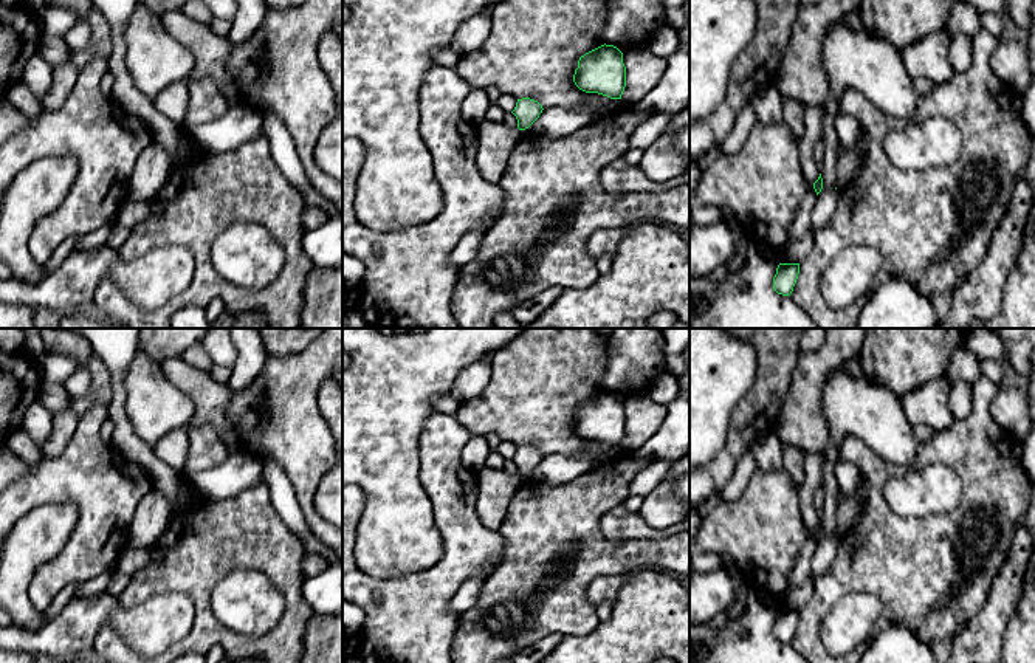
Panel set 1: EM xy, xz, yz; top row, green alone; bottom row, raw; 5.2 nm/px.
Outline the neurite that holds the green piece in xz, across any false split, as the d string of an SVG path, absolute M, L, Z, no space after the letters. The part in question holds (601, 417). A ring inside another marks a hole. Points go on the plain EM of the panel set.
M606 390L586 400L578 407L573 429L586 440L621 446L626 434L623 400L617 393Z

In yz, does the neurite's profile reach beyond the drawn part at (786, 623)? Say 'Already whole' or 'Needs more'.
Already whole

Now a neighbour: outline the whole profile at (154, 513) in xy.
M155 488L149 491L135 510L127 545L150 548L166 531L172 513L174 510L161 491Z

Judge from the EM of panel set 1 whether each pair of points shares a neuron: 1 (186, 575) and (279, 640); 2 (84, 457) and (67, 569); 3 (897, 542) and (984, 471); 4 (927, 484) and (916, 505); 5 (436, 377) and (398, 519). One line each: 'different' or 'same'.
1: same
2: same
3: same
4: same
5: same

